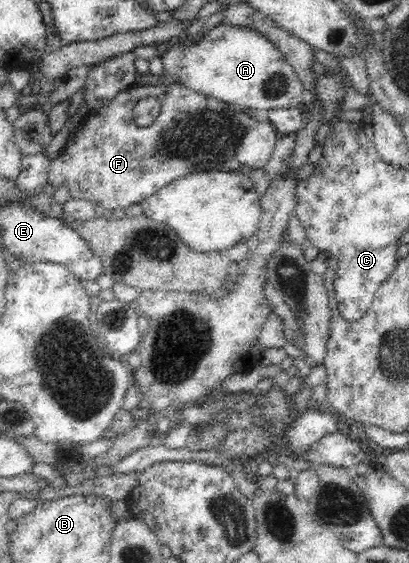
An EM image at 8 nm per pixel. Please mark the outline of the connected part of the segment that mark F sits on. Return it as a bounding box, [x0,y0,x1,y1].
[47,83,280,210]

